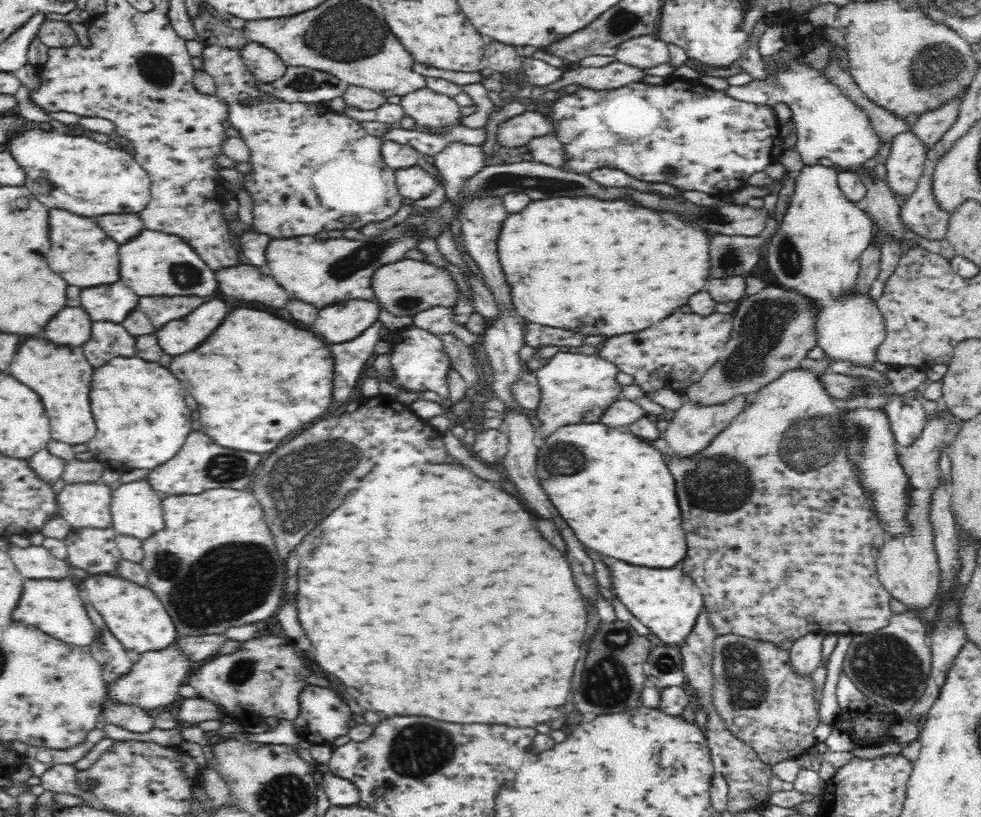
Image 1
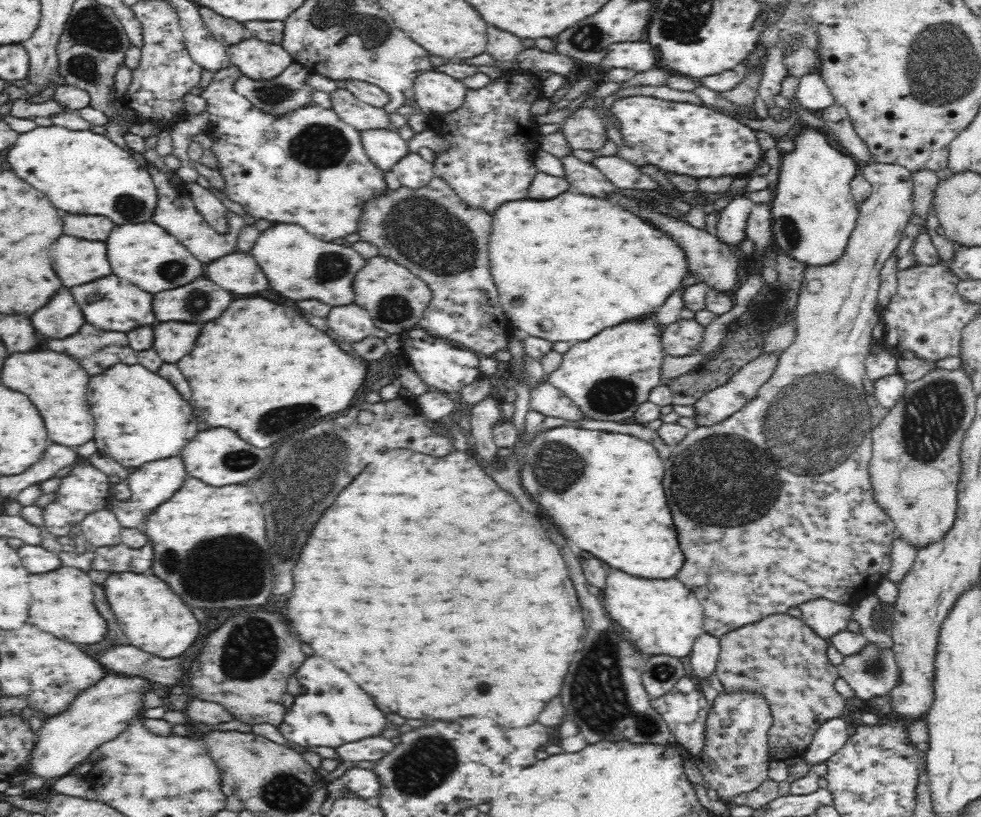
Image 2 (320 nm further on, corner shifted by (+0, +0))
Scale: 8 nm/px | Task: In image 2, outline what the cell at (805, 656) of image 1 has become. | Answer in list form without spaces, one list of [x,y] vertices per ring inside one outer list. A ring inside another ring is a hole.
[[[820,598],[820,600],[807,602],[801,606],[801,618],[805,622],[806,626],[812,629],[812,632],[818,638],[825,640],[829,645],[832,645],[830,638],[838,632],[847,630],[848,623],[852,621],[852,607],[845,604],[838,604],[837,602],[830,602]]]

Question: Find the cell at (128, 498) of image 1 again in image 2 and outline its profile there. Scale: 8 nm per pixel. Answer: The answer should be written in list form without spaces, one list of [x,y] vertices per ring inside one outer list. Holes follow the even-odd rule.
[[[179,456],[172,458],[162,458],[162,460],[147,462],[139,466],[133,473],[126,478],[126,484],[130,487],[130,498],[119,501],[115,498],[109,498],[106,506],[110,507],[116,513],[123,528],[142,529],[145,522],[152,512],[168,502],[173,494],[182,487],[187,479],[187,472]]]

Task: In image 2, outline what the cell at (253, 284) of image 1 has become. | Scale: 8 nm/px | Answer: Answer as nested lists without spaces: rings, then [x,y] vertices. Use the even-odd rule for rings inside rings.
[[[231,251],[206,266],[206,276],[234,294],[266,292],[270,282],[250,252]]]

